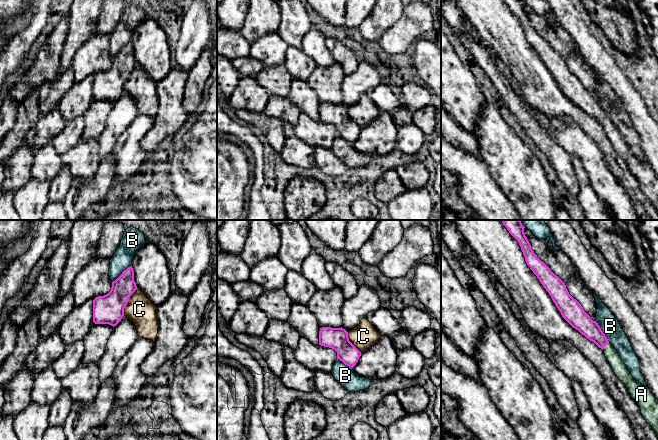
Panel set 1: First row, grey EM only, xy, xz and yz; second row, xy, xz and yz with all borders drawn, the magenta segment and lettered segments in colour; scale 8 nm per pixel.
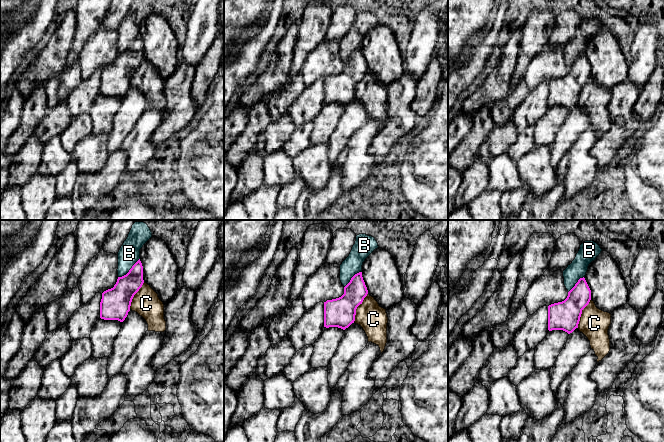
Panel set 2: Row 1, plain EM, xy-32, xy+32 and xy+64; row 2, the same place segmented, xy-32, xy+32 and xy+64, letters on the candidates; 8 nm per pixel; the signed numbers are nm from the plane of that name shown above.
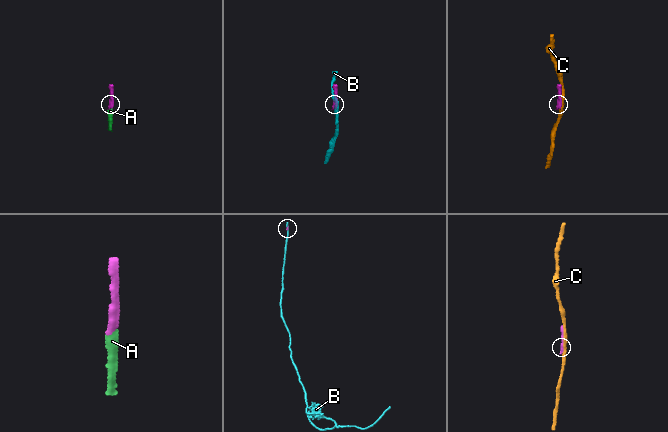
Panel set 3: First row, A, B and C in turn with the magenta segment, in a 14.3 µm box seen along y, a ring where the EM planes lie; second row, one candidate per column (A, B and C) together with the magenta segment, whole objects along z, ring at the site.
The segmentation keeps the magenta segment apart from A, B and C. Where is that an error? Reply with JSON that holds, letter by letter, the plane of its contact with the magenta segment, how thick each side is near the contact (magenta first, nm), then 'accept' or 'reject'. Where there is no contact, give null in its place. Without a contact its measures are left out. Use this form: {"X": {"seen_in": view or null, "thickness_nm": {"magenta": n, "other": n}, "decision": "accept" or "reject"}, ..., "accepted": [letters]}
{"A": {"seen_in": "yz", "thickness_nm": {"magenta": 150, "other": 110}, "decision": "accept"}, "B": {"seen_in": "yz", "thickness_nm": {"magenta": 160, "other": 150}, "decision": "reject"}, "C": {"seen_in": "xy", "thickness_nm": {"magenta": 240, "other": 220}, "decision": "reject"}, "accepted": ["A"]}

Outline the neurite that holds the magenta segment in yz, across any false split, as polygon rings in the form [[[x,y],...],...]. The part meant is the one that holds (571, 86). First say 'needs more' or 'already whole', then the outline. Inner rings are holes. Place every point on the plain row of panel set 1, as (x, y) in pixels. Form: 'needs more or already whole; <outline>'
needs more; [[[522,0],[503,1],[518,17],[527,41],[549,69],[562,93],[573,104],[603,126],[615,151],[625,160],[631,173],[637,178],[642,192],[658,212],[658,176],[653,172],[650,165],[631,152],[619,129],[608,117],[598,99],[593,97],[581,80],[569,70],[565,59],[537,33],[525,12],[525,3]]]

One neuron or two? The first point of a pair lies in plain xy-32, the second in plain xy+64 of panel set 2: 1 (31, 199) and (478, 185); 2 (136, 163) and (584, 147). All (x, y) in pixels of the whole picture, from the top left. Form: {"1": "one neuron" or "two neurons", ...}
{"1": "two neurons", "2": "one neuron"}

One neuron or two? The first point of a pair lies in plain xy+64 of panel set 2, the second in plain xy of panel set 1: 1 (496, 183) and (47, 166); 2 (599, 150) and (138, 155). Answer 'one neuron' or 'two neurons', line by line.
1: one neuron
2: two neurons

